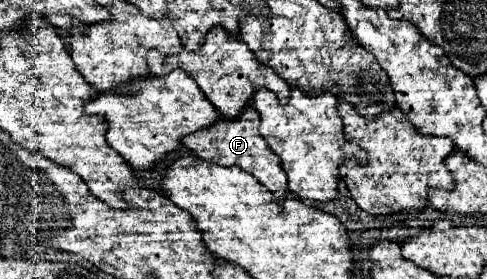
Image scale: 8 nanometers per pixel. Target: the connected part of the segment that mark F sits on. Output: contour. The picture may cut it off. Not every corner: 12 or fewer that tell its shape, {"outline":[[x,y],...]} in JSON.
{"outline":[[247,104],[183,138],[199,158],[239,166],[275,198],[287,176]]}

